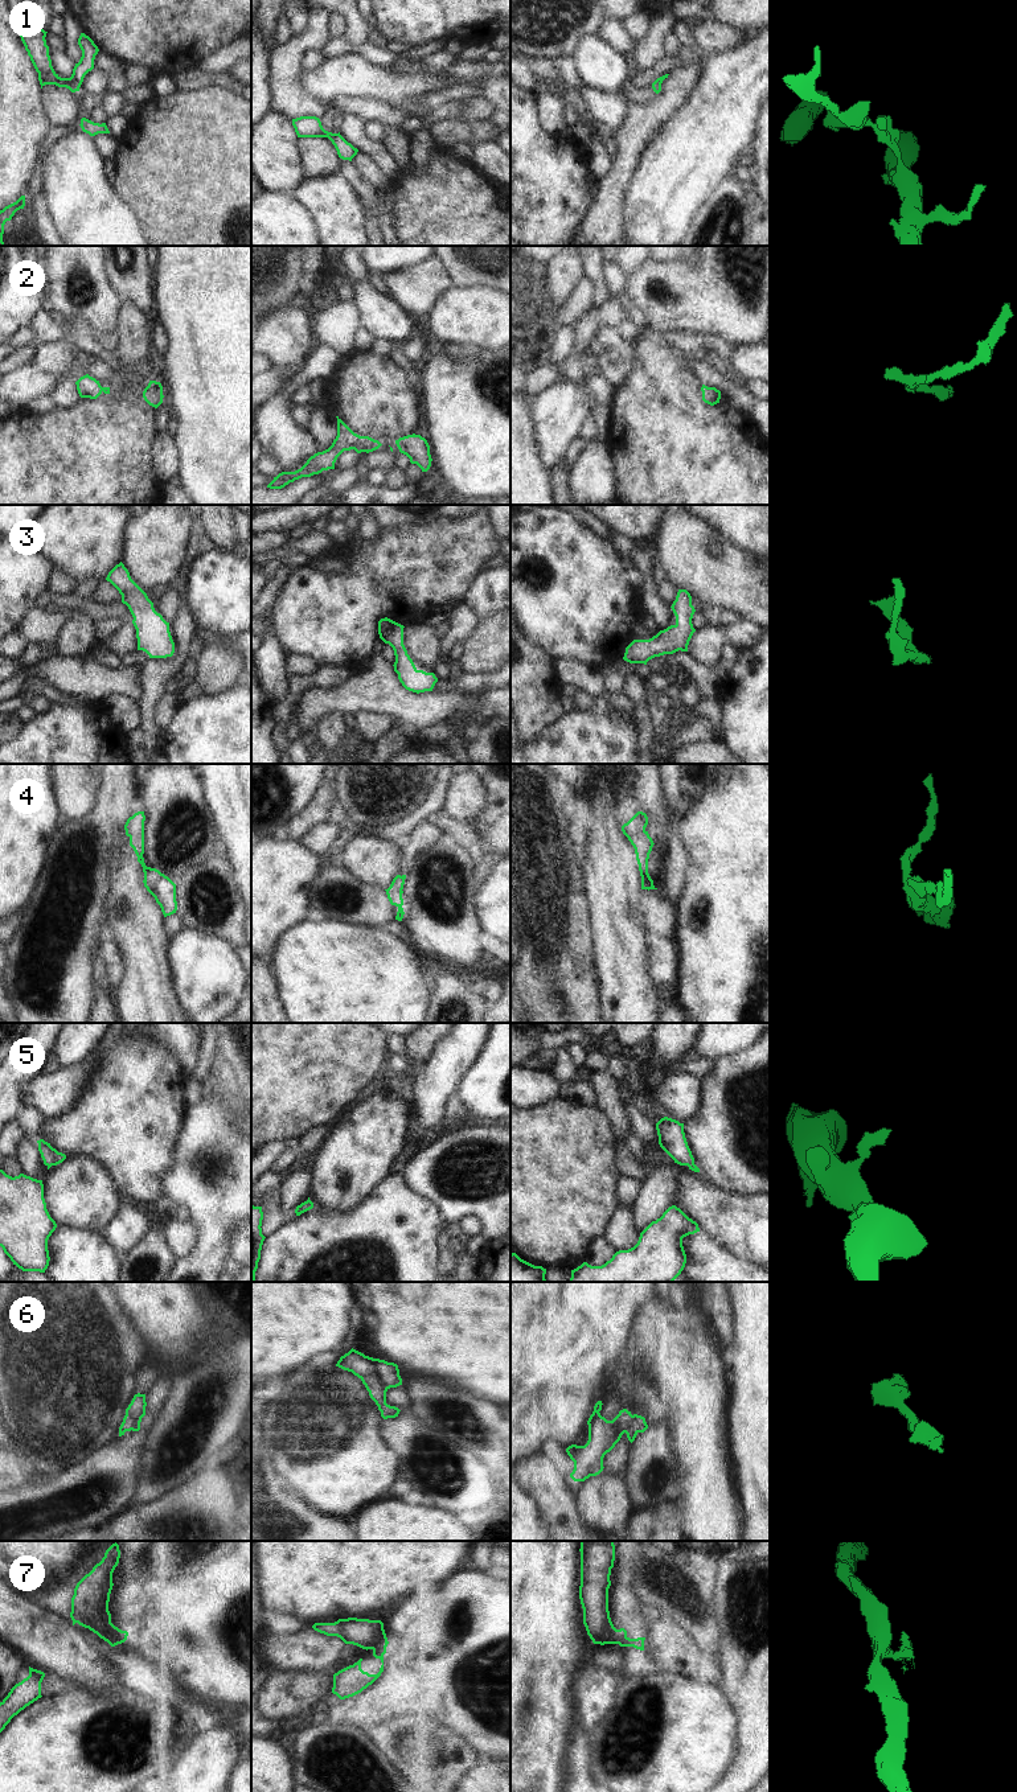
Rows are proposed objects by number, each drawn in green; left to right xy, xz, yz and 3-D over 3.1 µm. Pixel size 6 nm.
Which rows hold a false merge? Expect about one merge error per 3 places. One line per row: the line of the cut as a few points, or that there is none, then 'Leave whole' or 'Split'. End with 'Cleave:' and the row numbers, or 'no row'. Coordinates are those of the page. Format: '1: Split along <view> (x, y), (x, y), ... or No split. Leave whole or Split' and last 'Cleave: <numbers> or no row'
1: Split along xy (69, 78), (78, 90). Split
2: No split. Leave whole
3: No split. Leave whole
4: No split. Leave whole
5: No split. Leave whole
6: No split. Leave whole
7: Split along yz (618, 1630), (616, 1643). Split
Cleave: 1, 7.

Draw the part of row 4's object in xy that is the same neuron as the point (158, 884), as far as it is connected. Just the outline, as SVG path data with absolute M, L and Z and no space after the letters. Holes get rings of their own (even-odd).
M138 811L130 817L124 825L126 835L130 838L130 846L134 848L138 862L143 867L144 887L160 905L164 917L176 913L176 884L156 868L147 867L144 863L144 811Z

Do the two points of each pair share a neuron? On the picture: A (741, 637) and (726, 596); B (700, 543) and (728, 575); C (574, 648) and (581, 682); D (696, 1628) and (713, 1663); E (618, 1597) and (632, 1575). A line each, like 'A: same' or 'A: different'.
A: different
B: same
C: different
D: same
E: different

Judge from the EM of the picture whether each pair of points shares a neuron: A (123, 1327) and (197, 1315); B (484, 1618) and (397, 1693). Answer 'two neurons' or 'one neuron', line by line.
A: two neurons
B: one neuron

